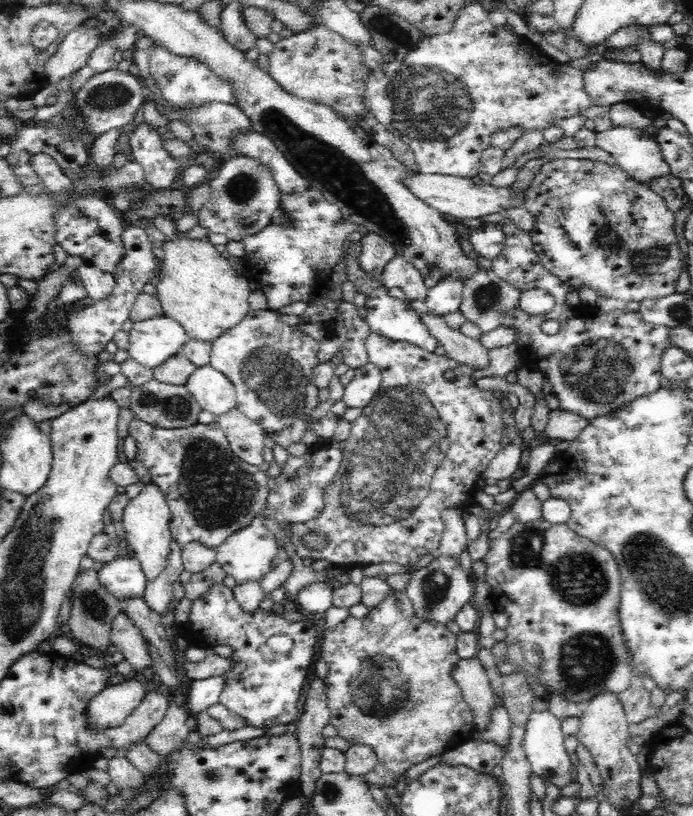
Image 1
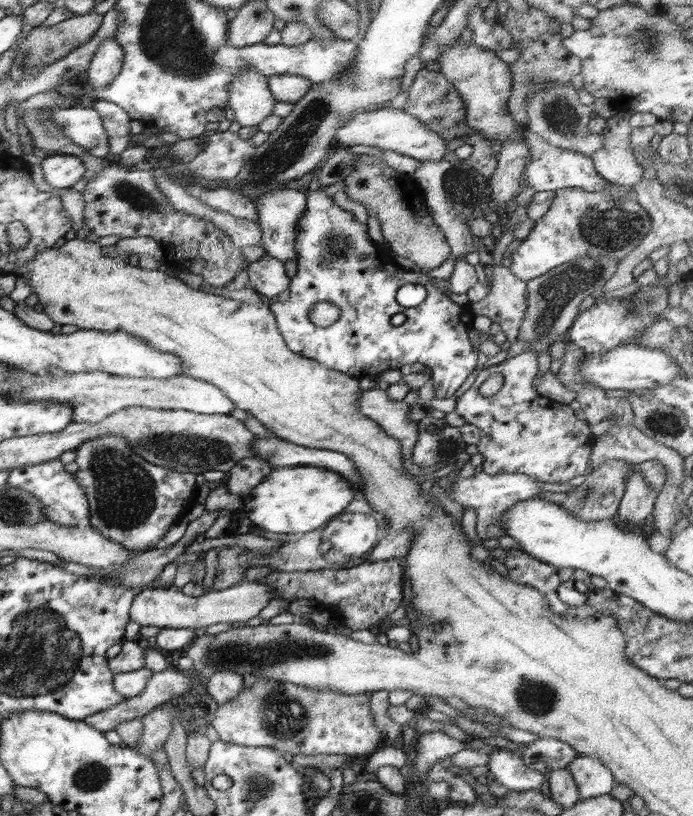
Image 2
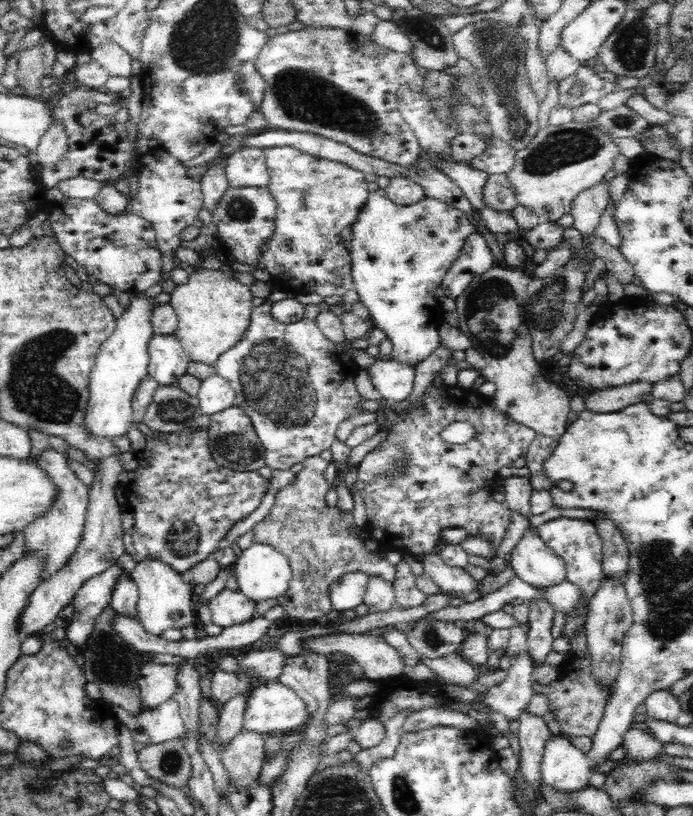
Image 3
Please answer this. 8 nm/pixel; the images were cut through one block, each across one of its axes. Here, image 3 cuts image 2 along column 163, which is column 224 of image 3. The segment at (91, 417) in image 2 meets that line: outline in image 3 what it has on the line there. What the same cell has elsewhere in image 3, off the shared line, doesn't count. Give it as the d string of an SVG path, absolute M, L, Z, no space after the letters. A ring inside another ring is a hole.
M217 372L201 380L197 397L202 414L216 414L235 404L235 390Z

